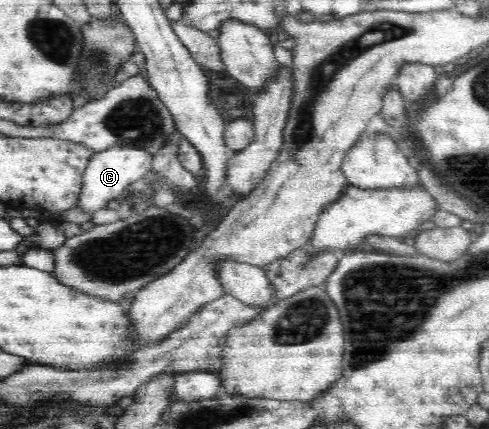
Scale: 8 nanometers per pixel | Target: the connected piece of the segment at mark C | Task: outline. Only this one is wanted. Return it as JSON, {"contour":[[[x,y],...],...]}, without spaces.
{"contour":[[[112,146],[104,152],[98,152],[90,157],[82,177],[82,196],[78,203],[78,210],[94,213],[96,210],[107,208],[109,202],[122,199],[130,195],[130,185],[140,178],[144,178],[150,172],[153,164],[153,156],[142,148],[131,146]]]}

